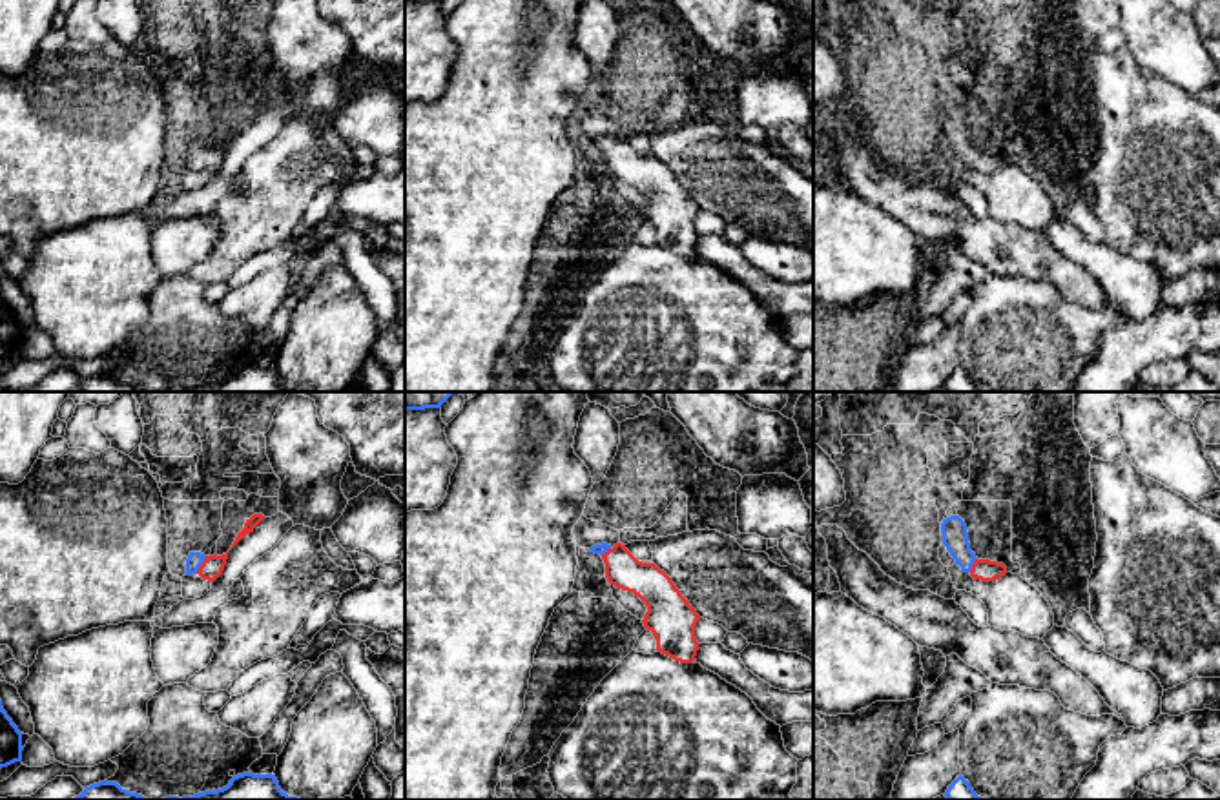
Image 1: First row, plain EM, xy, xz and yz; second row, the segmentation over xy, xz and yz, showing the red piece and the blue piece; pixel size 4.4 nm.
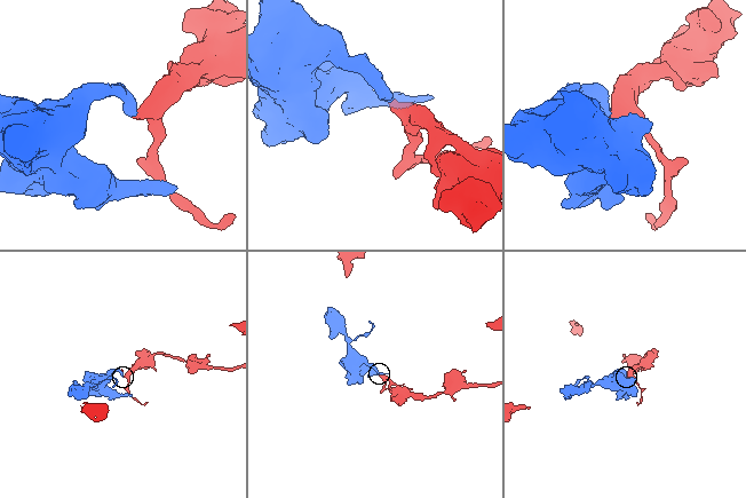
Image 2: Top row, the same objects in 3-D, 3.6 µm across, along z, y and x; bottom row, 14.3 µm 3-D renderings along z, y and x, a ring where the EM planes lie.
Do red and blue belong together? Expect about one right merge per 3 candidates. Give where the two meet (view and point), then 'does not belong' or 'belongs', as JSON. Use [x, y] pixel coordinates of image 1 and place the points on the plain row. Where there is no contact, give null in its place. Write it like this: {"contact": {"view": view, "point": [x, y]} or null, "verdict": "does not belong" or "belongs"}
{"contact": {"view": "xy", "point": [201, 157]}, "verdict": "belongs"}

